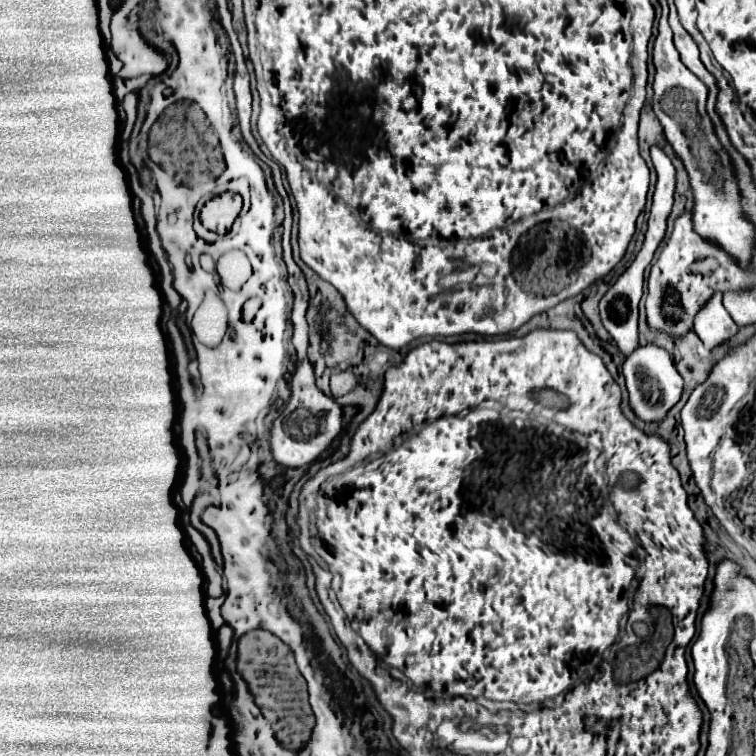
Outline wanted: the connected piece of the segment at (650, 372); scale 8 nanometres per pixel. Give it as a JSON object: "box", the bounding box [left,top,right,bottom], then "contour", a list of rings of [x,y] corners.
{"box":[622,345,684,421],"contour":[[[638,345],[624,361],[622,375],[626,379],[626,389],[630,393],[630,405],[634,413],[644,421],[662,421],[664,415],[672,409],[672,405],[680,399],[684,381],[674,367],[668,351],[656,345]]]}

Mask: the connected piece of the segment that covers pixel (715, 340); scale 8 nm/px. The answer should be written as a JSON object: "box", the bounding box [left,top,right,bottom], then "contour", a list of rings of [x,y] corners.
{"box":[692,295,738,349],"contour":[[[712,295],[712,299],[706,301],[702,305],[702,311],[698,311],[698,315],[694,317],[692,329],[702,339],[706,349],[712,349],[722,341],[728,341],[738,331],[738,325],[724,309],[722,297]]]}

